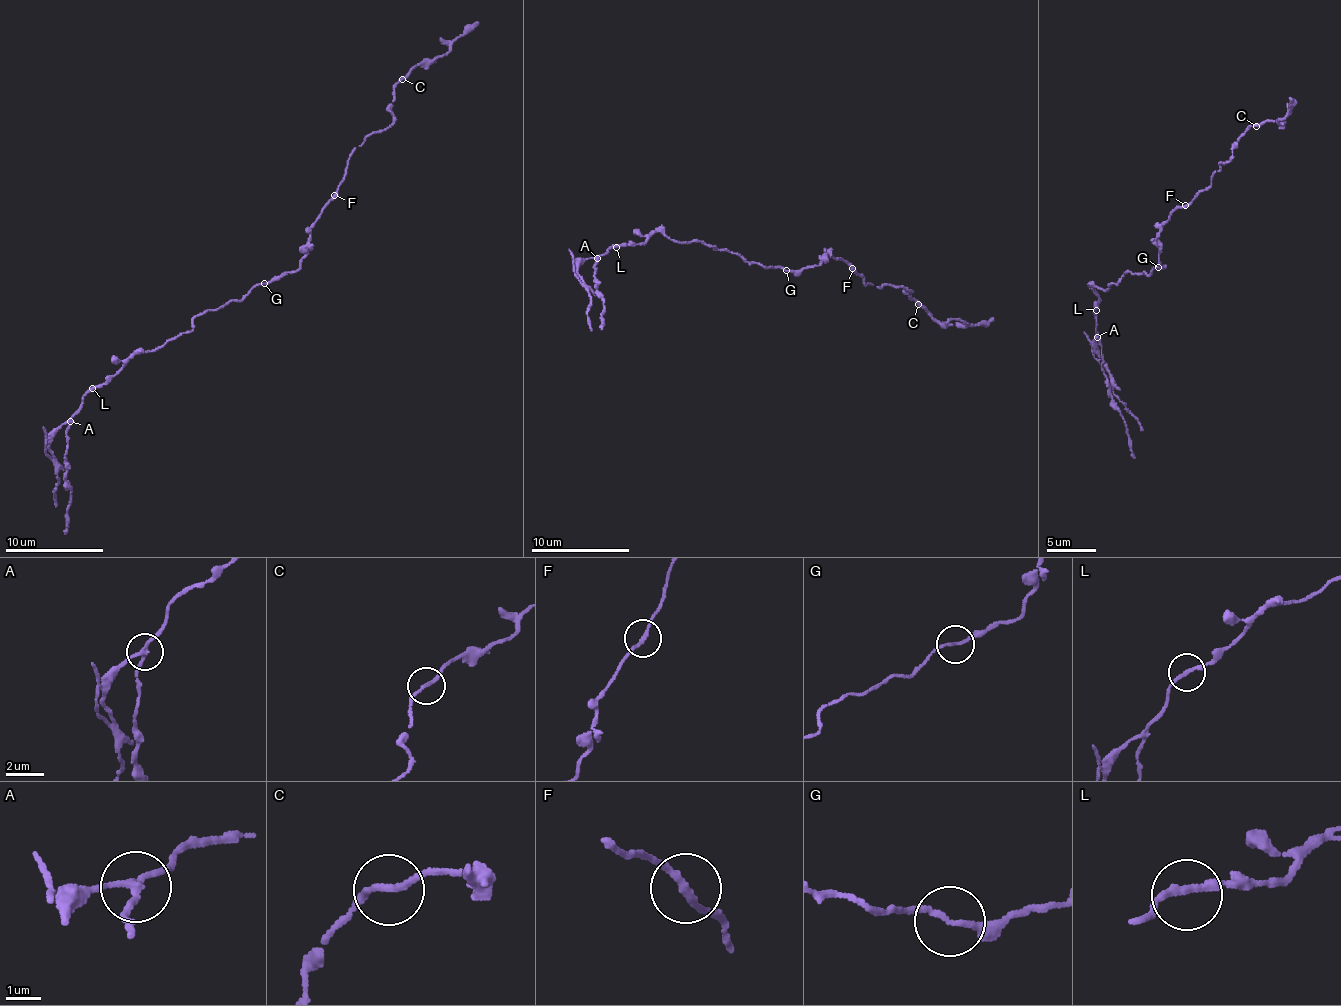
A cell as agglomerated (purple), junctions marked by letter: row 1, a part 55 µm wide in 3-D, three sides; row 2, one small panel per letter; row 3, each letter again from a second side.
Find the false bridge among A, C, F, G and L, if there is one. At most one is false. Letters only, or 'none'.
A

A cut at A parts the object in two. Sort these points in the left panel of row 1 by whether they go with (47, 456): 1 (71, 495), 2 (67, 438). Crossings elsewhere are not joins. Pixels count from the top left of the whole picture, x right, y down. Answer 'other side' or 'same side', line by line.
1: other side
2: other side

